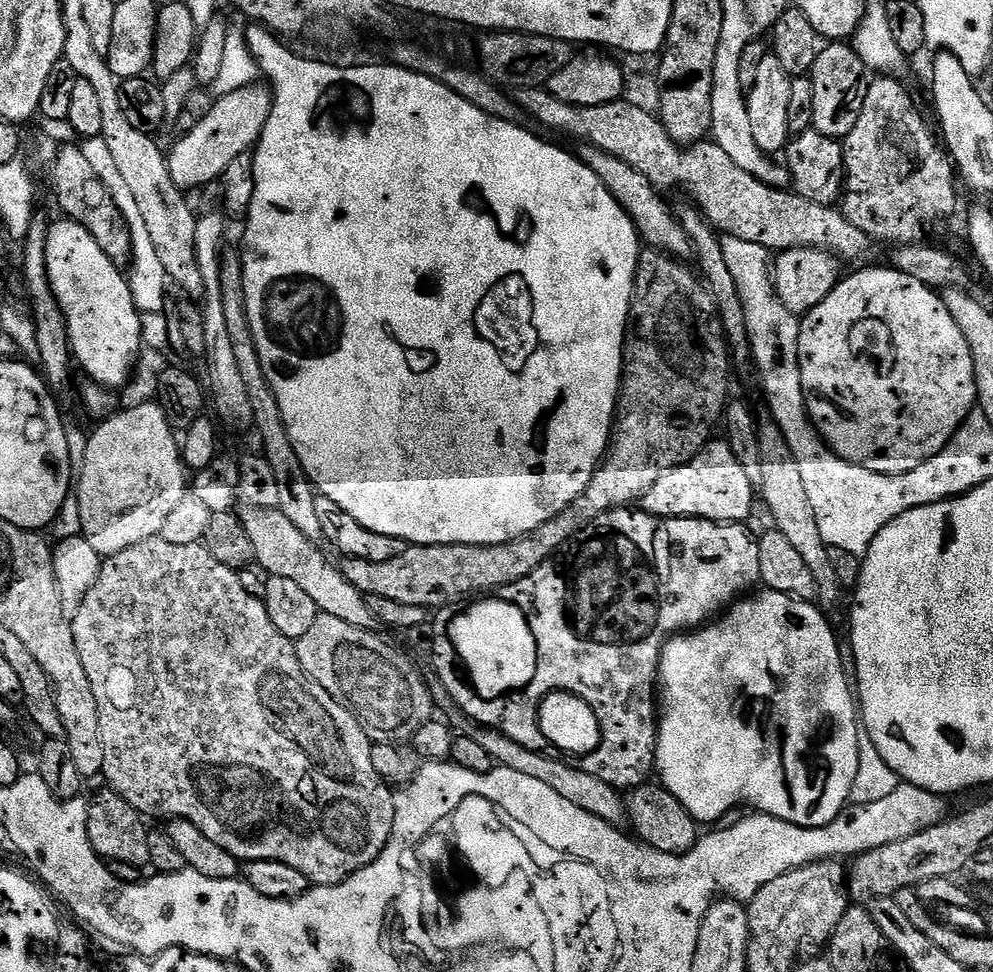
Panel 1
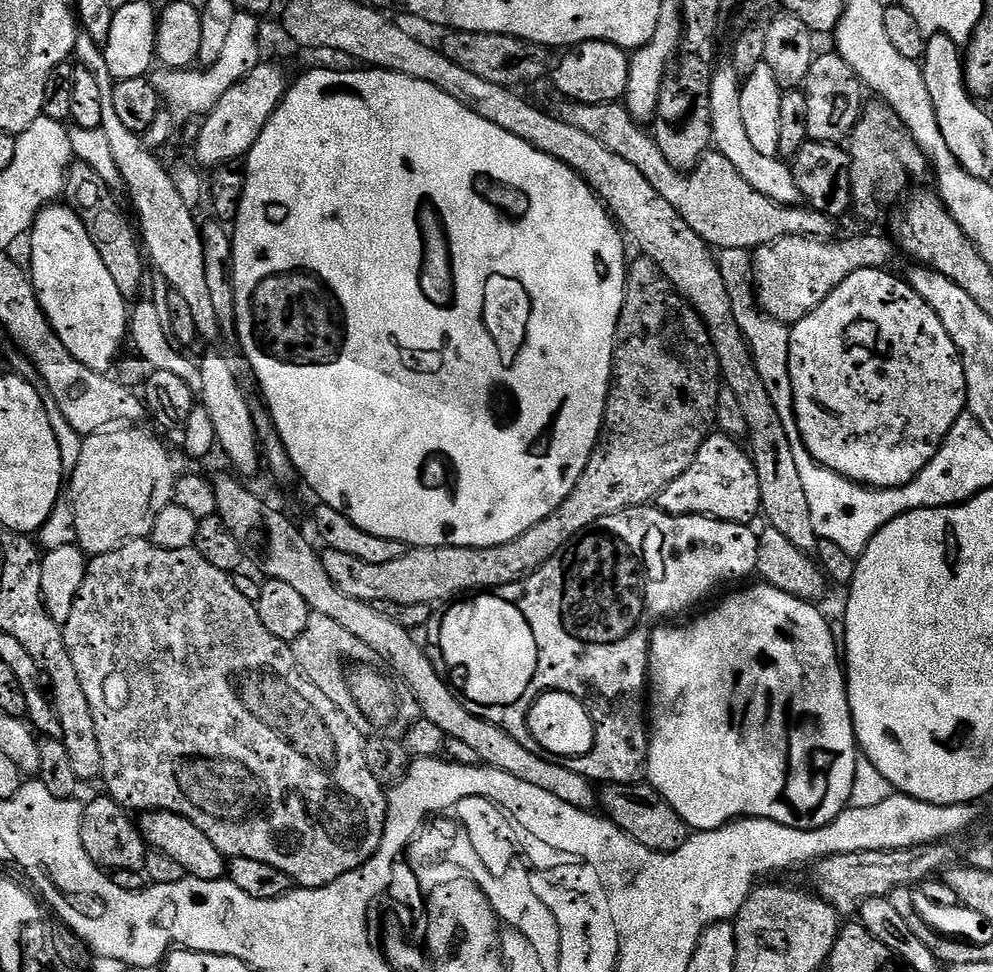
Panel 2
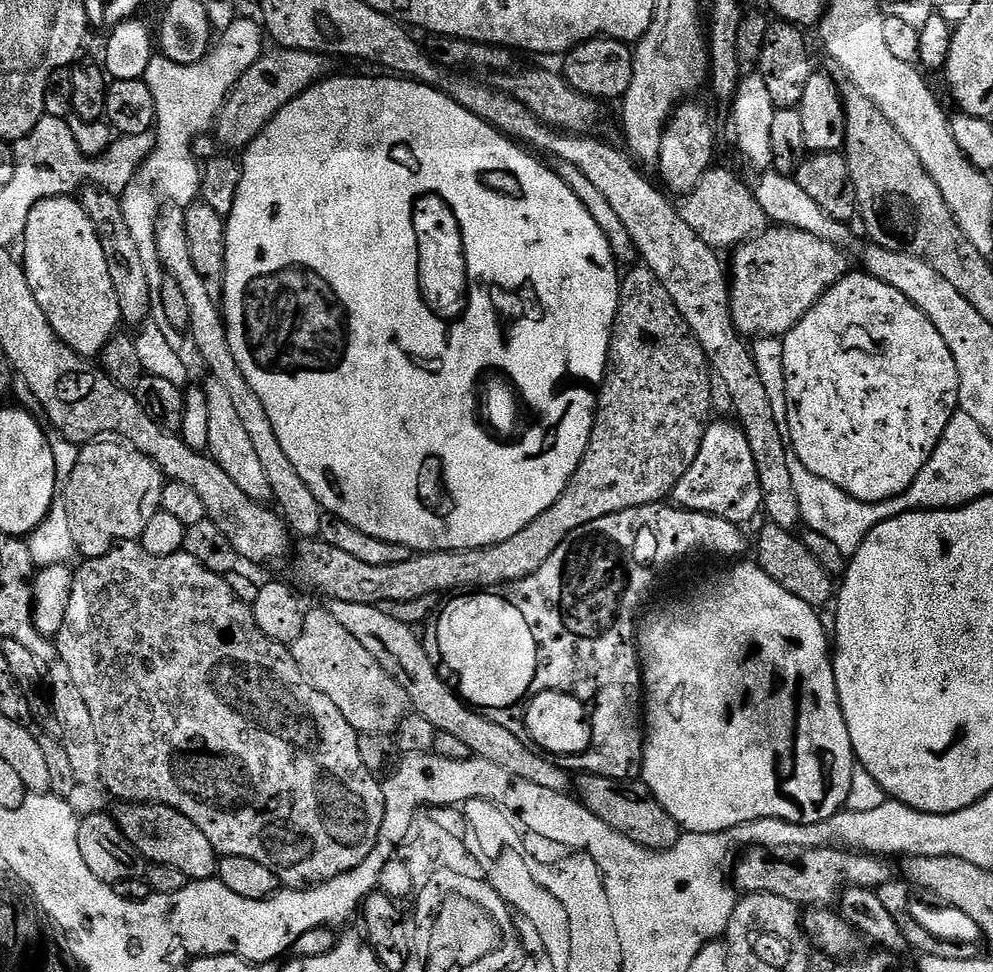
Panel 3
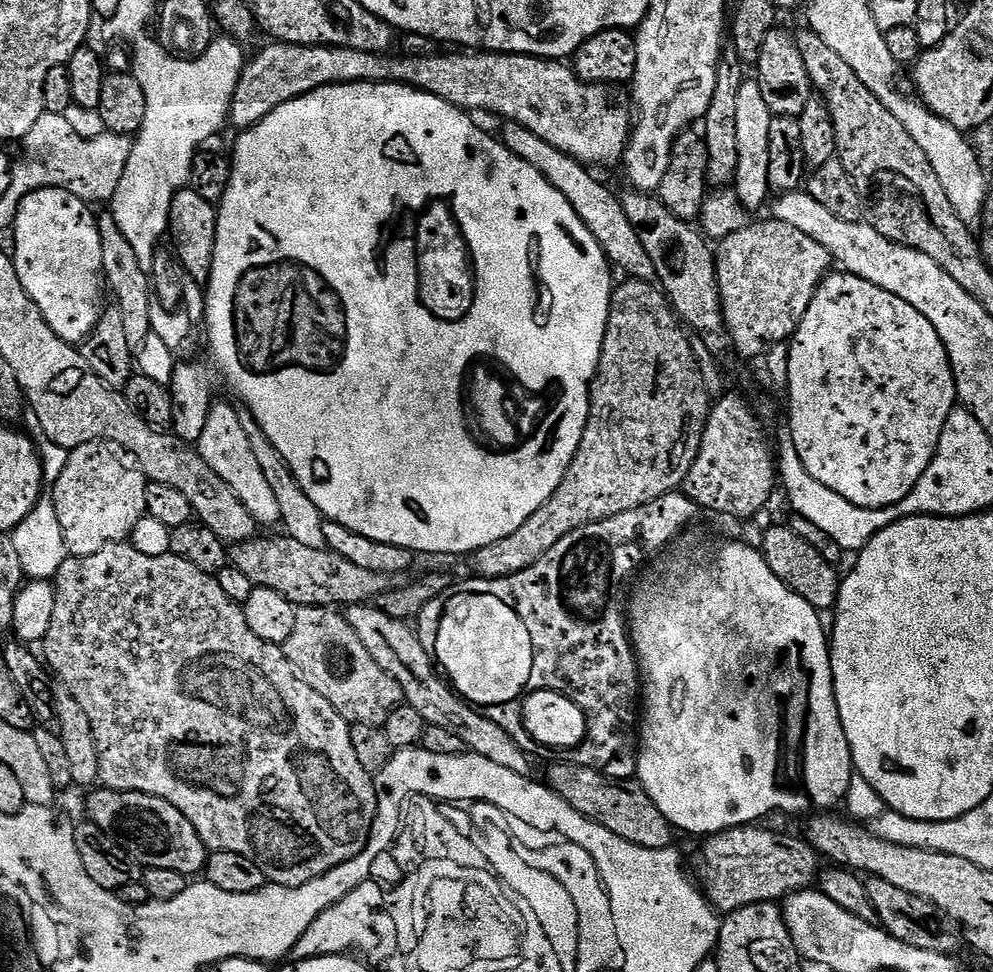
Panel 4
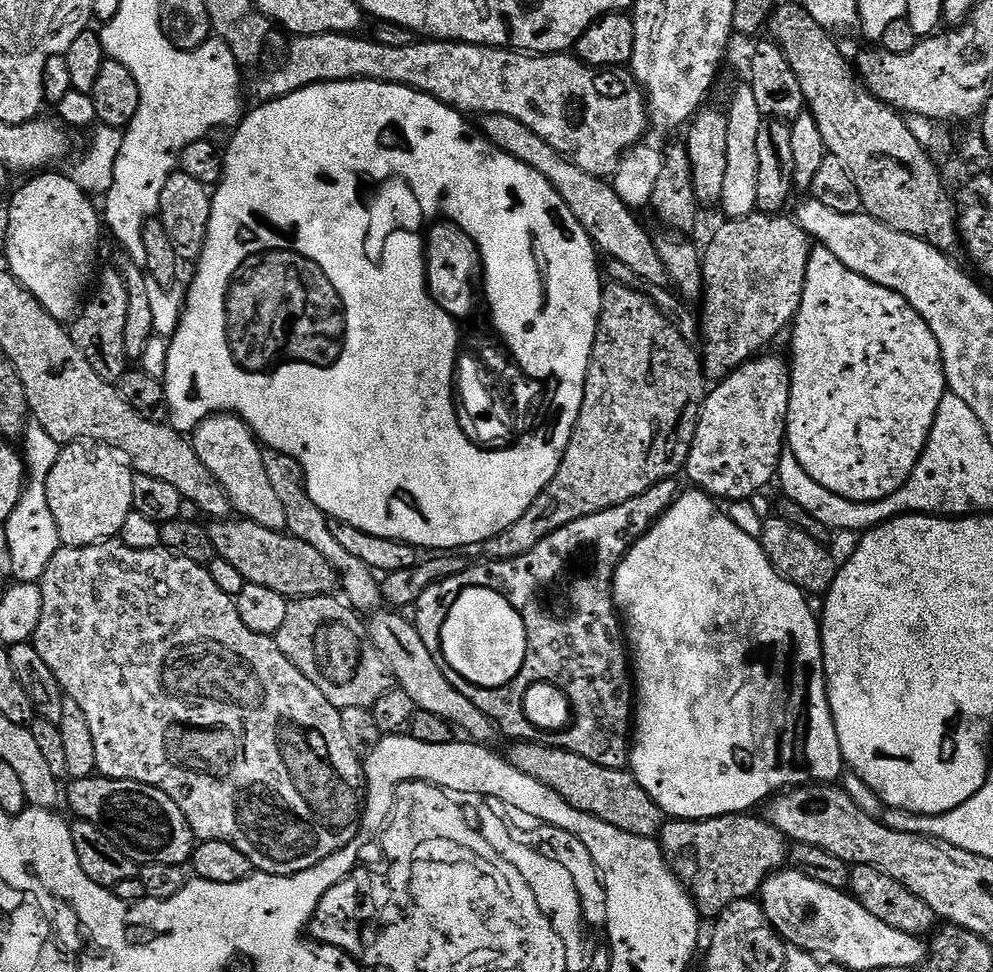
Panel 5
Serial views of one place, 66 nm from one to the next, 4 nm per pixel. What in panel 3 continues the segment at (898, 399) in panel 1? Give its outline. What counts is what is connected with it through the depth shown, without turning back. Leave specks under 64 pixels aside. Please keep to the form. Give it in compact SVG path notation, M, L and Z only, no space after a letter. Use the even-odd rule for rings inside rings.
M863 270L853 271L843 276L833 288L825 292L824 297L815 304L806 315L785 336L782 350L782 366L786 366L786 398L788 399L788 419L786 436L790 447L802 458L802 466L810 470L810 474L818 474L818 478L826 478L826 482L834 482L846 494L858 498L867 504L877 504L883 500L892 500L902 495L916 481L916 475L924 469L924 464L932 456L938 446L950 418L958 410L960 402L960 379L958 366L954 362L954 354L950 354L950 346L946 346L946 338L938 334L938 326L926 315L902 290L894 290L886 282L868 275Z

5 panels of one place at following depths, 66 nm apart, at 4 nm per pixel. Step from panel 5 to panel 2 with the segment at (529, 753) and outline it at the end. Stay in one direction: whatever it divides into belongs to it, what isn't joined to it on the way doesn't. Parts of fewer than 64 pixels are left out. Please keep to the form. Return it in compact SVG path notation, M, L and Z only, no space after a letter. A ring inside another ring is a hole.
M647 782L639 784L606 784L598 796L599 803L604 804L607 819L614 821L630 838L642 842L655 852L673 852L686 843L690 835L688 823L679 816L662 798L656 793L655 788Z

